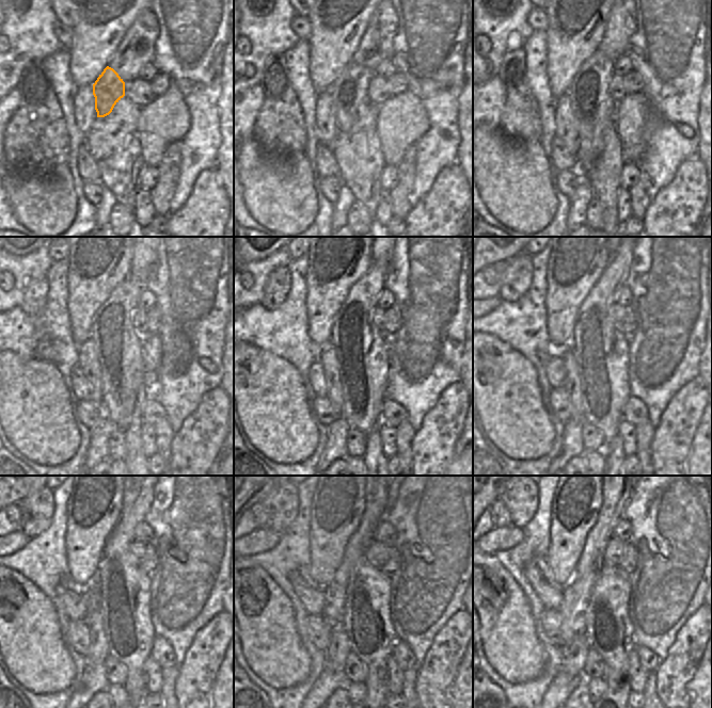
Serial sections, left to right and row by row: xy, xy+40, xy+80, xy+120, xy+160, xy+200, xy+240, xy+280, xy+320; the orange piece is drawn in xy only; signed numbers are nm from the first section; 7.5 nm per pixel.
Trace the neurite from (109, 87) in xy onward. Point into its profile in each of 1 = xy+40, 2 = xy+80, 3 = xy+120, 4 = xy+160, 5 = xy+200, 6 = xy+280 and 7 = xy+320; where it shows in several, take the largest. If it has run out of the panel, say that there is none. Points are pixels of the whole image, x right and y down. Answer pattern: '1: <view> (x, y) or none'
1: xy+40 (349, 92)
2: xy+80 (594, 108)
3: xy+120 (117, 346)
4: xy+160 (363, 354)
5: xy+200 (601, 352)
6: xy+280 (370, 633)
7: xy+320 (608, 630)

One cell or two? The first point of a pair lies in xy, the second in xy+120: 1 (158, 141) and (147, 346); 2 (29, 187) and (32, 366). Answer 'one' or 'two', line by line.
1: one
2: one

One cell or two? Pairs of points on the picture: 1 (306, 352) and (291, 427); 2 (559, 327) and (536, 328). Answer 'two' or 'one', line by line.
1: two
2: two

